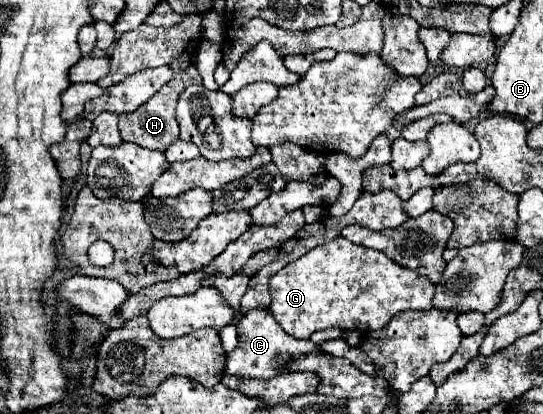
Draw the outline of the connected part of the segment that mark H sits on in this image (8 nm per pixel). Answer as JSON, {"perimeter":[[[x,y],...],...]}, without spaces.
{"perimeter":[[[175,61],[171,63],[171,69],[175,71],[175,77],[165,87],[161,87],[161,91],[157,91],[145,105],[141,105],[141,109],[119,117],[119,131],[125,143],[135,143],[153,151],[165,151],[173,141],[179,139],[179,125],[175,119],[177,99],[189,85],[201,85],[201,75],[191,61]]]}

